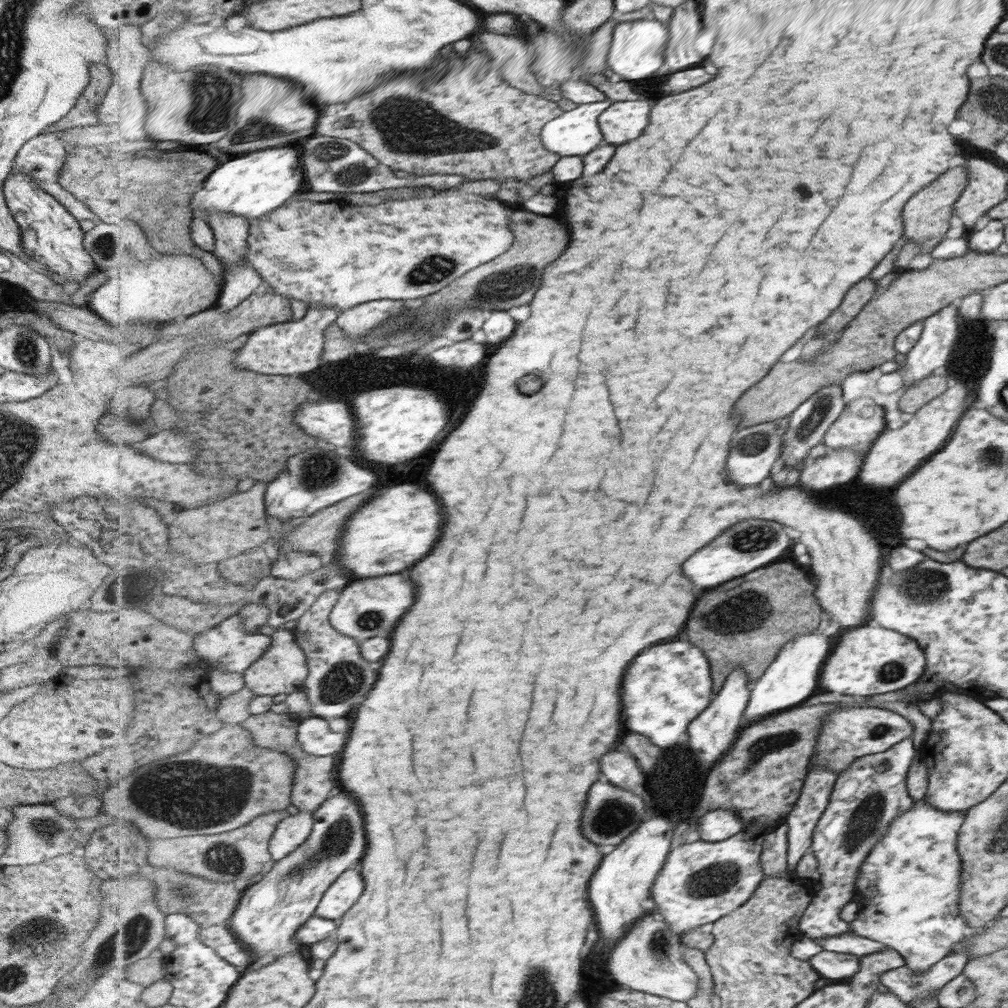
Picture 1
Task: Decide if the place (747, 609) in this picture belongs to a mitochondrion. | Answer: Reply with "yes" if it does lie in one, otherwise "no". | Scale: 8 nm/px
yes

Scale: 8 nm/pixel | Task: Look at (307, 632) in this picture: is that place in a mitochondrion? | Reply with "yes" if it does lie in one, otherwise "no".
no

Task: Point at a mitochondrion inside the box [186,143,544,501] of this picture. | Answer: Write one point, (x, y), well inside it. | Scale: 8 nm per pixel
(509, 284)

